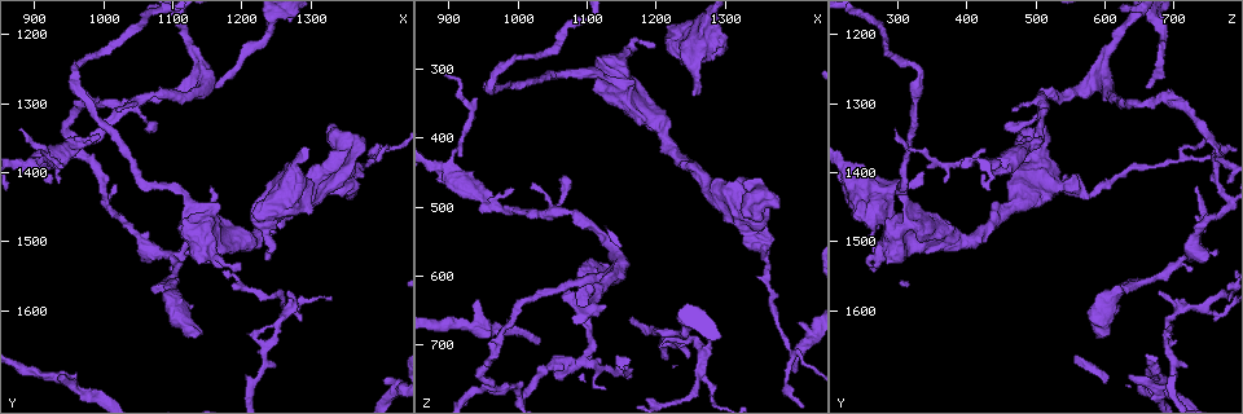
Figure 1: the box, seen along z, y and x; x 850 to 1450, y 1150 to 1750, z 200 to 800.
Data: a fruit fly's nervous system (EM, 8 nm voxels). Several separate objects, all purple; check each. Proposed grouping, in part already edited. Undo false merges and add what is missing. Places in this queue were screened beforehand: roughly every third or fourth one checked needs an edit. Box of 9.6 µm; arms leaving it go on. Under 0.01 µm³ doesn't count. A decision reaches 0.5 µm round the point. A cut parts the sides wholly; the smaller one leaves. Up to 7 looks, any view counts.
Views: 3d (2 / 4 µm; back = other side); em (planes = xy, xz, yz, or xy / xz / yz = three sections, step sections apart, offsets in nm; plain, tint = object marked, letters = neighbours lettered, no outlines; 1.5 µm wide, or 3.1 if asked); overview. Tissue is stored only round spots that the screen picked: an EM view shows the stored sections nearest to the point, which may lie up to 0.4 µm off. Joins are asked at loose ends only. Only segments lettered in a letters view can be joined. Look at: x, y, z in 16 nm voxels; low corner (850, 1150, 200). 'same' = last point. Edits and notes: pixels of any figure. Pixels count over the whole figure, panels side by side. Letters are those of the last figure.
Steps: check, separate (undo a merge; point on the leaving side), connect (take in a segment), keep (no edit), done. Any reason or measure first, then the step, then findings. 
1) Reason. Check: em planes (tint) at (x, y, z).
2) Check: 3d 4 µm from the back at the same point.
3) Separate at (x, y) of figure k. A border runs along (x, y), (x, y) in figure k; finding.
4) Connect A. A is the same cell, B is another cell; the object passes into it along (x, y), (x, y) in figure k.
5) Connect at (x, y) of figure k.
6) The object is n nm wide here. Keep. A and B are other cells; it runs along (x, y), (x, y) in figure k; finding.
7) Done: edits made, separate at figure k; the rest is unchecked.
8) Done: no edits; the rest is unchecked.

Free end. Check: 3d 2 µm at (1375, 1355, 500).

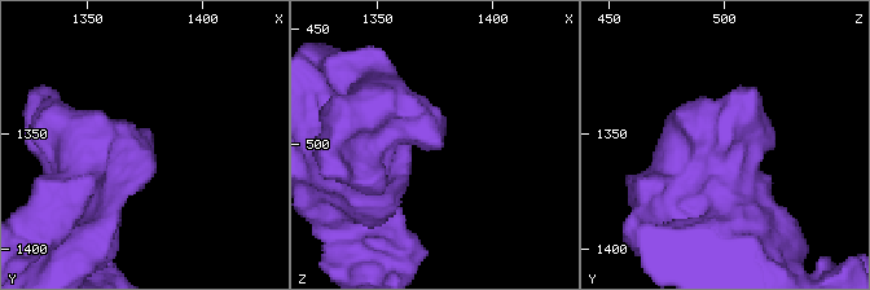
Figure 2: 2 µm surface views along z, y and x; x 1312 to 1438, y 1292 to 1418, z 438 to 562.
Check: em planes (plain) at (1377, 1349, 501).

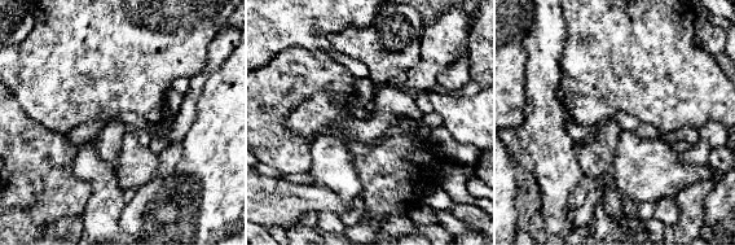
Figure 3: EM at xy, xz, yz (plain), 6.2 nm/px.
Check: em planes (letters) at the same point.

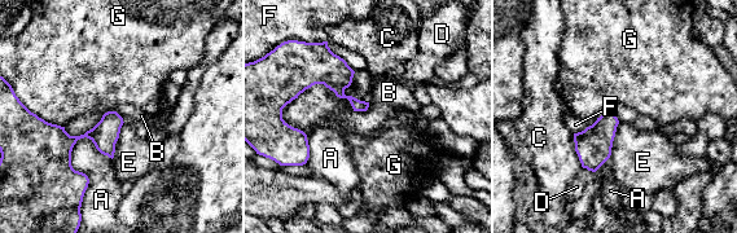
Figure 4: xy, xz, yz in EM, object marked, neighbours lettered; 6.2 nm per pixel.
Keep. A, B, C, D, E, F and G are other cells; a border runs along (368, 101), (312, 84), (281, 118) in figure 4; no lettered segment goes on from it.

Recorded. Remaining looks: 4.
Tapers out. Check: 3d 4 µm from the back at (1230, 1620, 695).

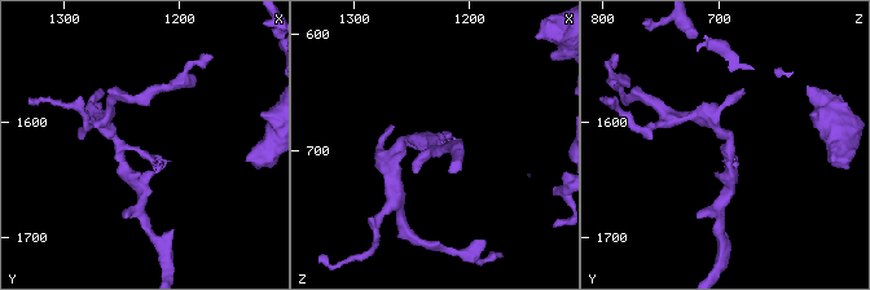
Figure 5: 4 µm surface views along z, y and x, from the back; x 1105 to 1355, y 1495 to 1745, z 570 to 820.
The arms are 170, 180 nm wide; now the EM. Check: em planes (letters) at (1232, 1626, 692).

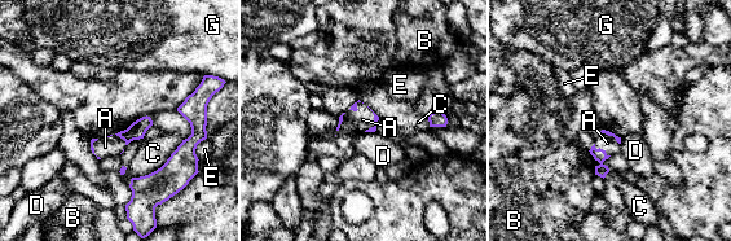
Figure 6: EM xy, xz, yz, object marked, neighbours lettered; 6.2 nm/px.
Keep. A, B, C, D, E and G are other cells; a border runs along (365, 131), (374, 132) in figure 6; no lettered segment goes on from it.

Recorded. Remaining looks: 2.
Done: no edits; the rest is unchecked.

